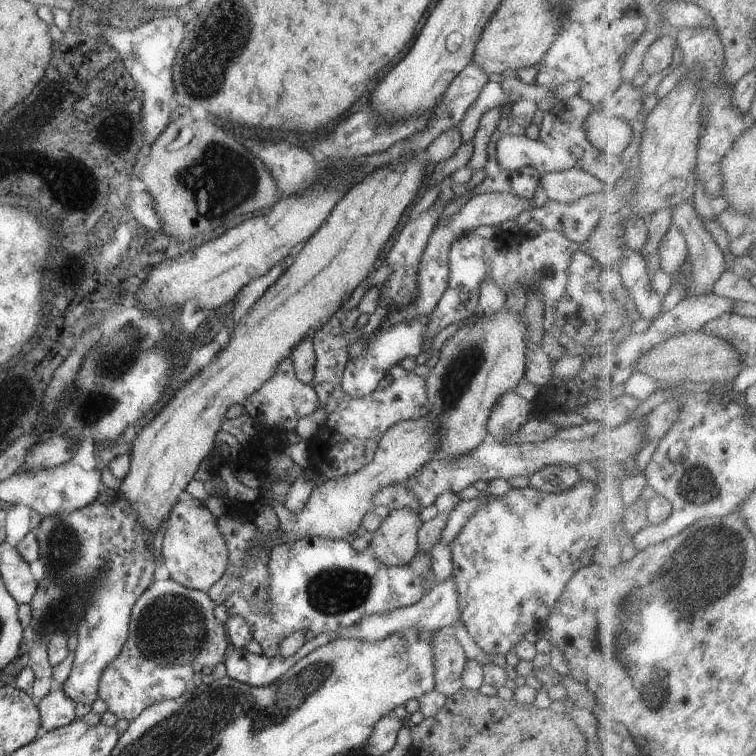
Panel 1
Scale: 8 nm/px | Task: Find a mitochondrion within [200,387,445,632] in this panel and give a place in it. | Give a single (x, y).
(334, 591)

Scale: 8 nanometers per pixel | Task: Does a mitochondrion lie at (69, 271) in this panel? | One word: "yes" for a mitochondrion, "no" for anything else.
no

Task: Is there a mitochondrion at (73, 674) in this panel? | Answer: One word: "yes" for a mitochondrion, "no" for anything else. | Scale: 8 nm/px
no

